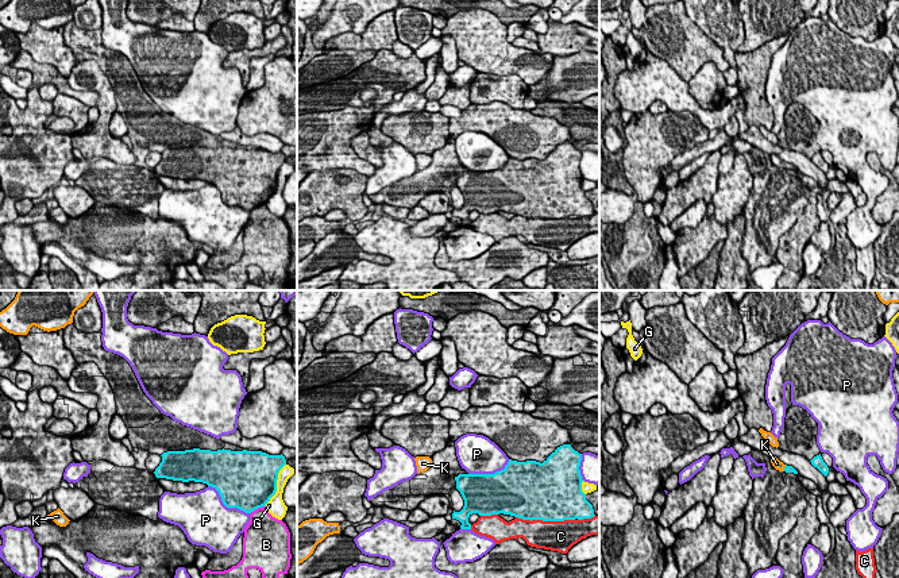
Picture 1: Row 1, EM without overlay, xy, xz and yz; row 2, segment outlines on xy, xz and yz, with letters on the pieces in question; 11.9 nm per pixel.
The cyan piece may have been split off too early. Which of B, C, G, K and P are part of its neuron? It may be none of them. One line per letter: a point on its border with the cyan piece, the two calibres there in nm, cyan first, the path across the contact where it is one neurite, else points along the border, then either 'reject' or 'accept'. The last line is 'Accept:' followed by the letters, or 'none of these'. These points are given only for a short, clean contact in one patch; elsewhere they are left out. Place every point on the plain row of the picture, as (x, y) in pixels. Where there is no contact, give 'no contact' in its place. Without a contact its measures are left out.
B: contact xy (257, 205); calibres 500 and 360 nm; border xy (265, 203), (250, 209); reject
C: contact xz (546, 218); calibres 500 and 360 nm; reject
G: contact xy (276, 182); calibres 500 and 200 nm; reject
K: contact yz (784, 165); calibres 100 and 120 nm; way yz (788, 166), (784, 165), (776, 161); accept
P: contact xy (227, 204); calibres 440 and 500 nm; reject
Accept: K

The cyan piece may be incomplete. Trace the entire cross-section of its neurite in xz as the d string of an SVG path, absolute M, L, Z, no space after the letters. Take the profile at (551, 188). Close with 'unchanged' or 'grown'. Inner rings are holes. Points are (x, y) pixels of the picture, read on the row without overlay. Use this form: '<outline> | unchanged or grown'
M563 142L557 144L543 161L536 158L517 159L509 157L503 167L494 172L459 172L455 174L456 186L460 189L464 204L460 209L452 211L452 216L462 220L462 227L471 227L468 215L472 211L479 213L491 212L510 212L522 217L543 217L543 219L564 219L564 217L583 217L594 215L593 203L586 197L586 192L582 189L582 173L580 173L582 151L575 149L571 142Z | unchanged

